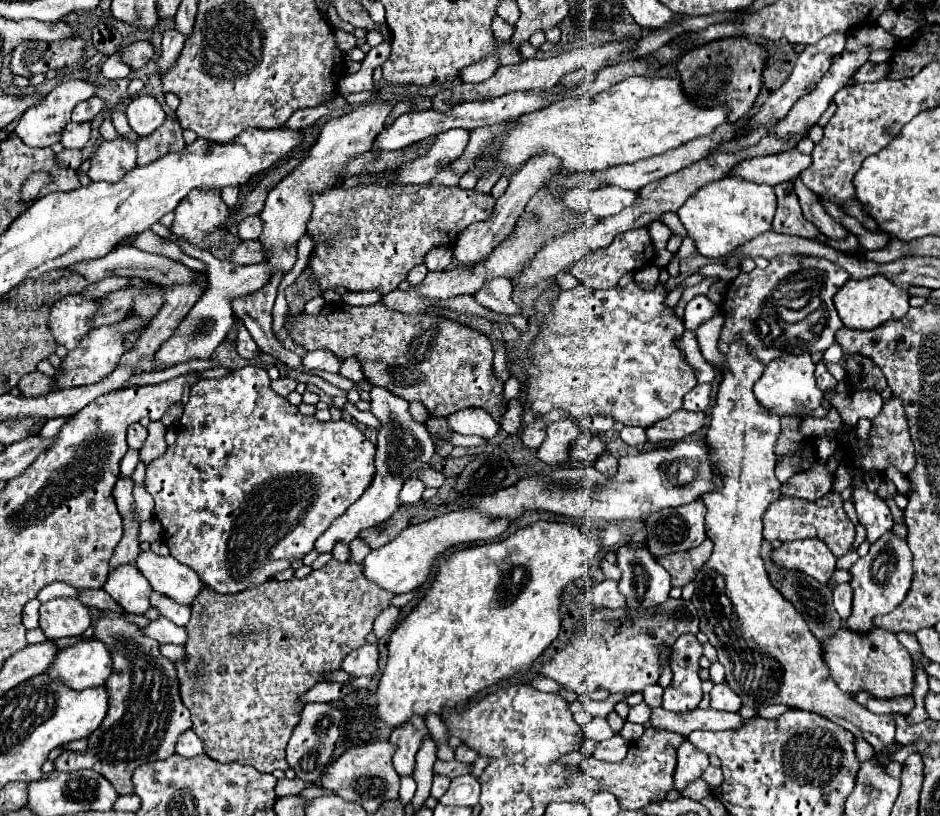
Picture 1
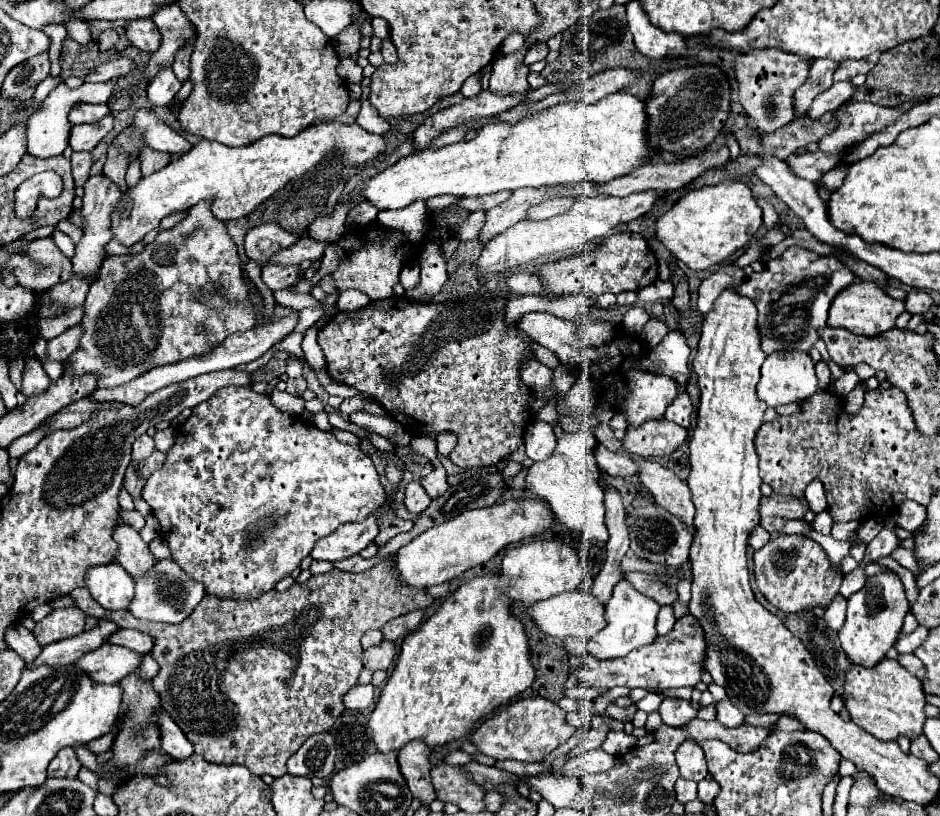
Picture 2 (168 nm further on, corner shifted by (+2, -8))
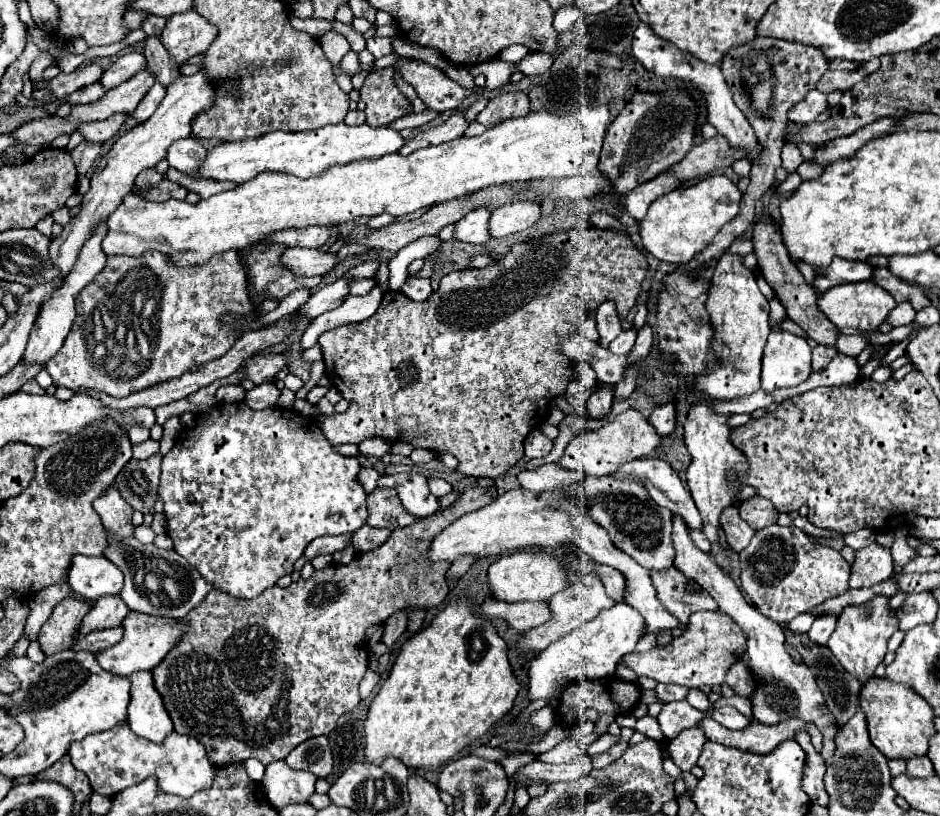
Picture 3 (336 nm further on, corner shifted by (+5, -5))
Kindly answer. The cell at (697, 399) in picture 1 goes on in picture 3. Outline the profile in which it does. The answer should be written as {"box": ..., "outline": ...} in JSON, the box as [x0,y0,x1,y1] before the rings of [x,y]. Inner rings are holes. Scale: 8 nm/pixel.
{"box":[649,403,675,437],"outline":[[[665,403],[661,407],[657,407],[651,415],[649,415],[649,425],[655,427],[655,431],[663,437],[673,433],[675,429],[675,405],[673,403]]]}

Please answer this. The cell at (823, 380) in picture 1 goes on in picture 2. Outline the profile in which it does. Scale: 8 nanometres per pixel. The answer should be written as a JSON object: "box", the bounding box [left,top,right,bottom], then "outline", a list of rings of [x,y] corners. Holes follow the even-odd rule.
{"box":[816,360,832,390],"outline":[[[820,360],[820,362],[816,364],[816,376],[818,376],[818,386],[820,386],[820,390],[826,390],[828,384],[830,384],[832,374],[830,374],[830,370],[828,370],[828,366],[826,366],[824,360]]]}

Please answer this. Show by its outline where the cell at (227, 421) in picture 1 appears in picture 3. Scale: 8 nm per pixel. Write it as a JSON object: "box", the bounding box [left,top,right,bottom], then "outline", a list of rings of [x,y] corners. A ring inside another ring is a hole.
{"box":[159,403,367,599],"outline":[[[221,403],[211,409],[211,413],[203,413],[195,417],[197,425],[193,429],[183,429],[177,439],[175,447],[163,457],[161,465],[161,483],[159,483],[159,497],[165,503],[165,515],[167,515],[167,535],[175,543],[175,551],[185,557],[207,581],[211,581],[217,589],[239,597],[239,599],[253,599],[265,589],[273,587],[283,575],[293,573],[293,563],[303,555],[307,543],[311,543],[315,537],[321,535],[345,535],[345,533],[355,533],[359,527],[365,525],[367,521],[367,507],[365,507],[365,491],[357,481],[357,473],[361,469],[357,457],[343,457],[335,453],[333,445],[325,439],[323,431],[319,429],[319,423],[297,415],[291,409],[263,409],[263,411],[253,411],[249,405],[241,403]]]}

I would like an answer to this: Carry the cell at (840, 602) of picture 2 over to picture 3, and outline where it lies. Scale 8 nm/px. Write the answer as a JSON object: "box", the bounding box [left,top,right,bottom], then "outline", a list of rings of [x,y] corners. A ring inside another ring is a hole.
{"box":[807,615,837,645],"outline":[[[821,615],[821,617],[817,617],[813,621],[813,625],[811,625],[811,629],[807,631],[809,641],[813,641],[815,645],[827,645],[827,639],[835,631],[835,623],[837,623],[835,615]]]}

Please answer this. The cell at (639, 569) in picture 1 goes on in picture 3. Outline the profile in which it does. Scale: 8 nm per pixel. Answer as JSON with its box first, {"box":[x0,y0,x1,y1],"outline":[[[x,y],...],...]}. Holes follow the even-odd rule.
{"box":[529,603,645,701],"outline":[[[617,603],[611,609],[601,611],[593,621],[585,623],[583,627],[573,629],[565,637],[561,637],[557,643],[549,645],[543,653],[539,653],[531,663],[529,663],[529,699],[547,699],[551,701],[555,697],[555,691],[559,685],[575,679],[603,679],[609,675],[615,675],[615,667],[621,661],[625,653],[631,653],[633,647],[637,645],[641,637],[645,621],[643,617],[629,607],[627,603]]]}

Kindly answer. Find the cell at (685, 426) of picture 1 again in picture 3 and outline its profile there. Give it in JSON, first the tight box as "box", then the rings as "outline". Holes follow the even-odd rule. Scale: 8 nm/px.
{"box":[557,409,661,477],"outline":[[[627,409],[627,411],[619,413],[611,423],[603,425],[601,429],[577,435],[567,445],[563,457],[557,463],[563,469],[579,471],[579,473],[593,475],[593,477],[613,475],[621,465],[625,465],[625,463],[629,463],[633,459],[641,459],[641,457],[649,455],[651,451],[655,451],[659,447],[659,443],[661,443],[661,437],[647,423],[647,419],[641,413],[637,413],[633,409]]]}

